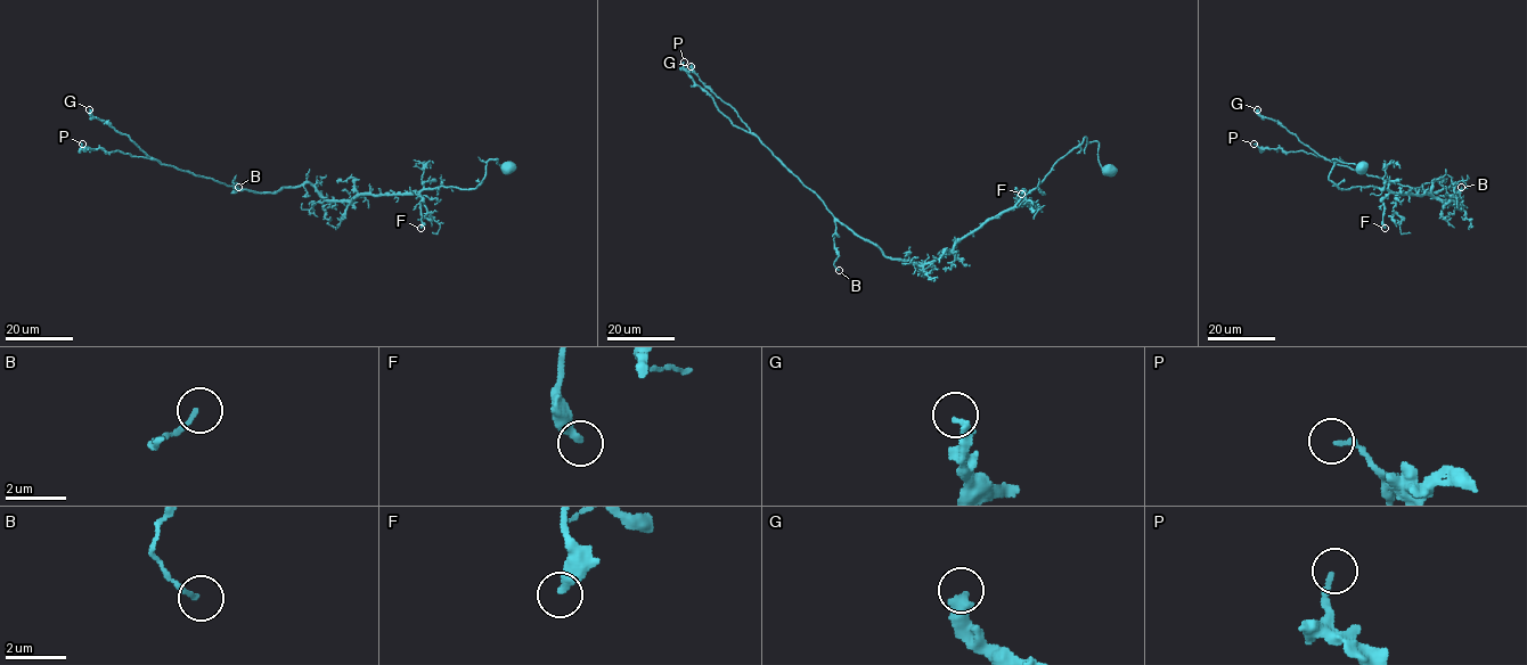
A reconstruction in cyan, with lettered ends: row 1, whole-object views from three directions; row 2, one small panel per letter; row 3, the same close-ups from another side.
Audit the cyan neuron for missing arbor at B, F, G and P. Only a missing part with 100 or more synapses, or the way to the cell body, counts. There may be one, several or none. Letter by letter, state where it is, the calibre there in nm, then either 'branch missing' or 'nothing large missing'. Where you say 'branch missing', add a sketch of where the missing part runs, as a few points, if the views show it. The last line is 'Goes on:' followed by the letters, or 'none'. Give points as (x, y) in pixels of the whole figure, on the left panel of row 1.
B: at (238, 187); 130 nm thick; nothing large missing
F: at (421, 228); 360 nm thick; nothing large missing
G: at (89, 109); 360 nm thick; nothing large missing
P: at (82, 144); 150 nm thick; nothing large missing
Goes on: none

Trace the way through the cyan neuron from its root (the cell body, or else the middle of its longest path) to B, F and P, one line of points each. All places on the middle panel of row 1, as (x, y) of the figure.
B: (1109, 170), (1099, 162), (1099, 144), (1085, 137), (1012, 207), (927, 263), (888, 257), (835, 221), (839, 270)
F: (1109, 170), (1099, 162), (1099, 144), (1088, 142), (1085, 137), (1034, 189), (1021, 197), (1022, 189), (1021, 194)
P: (1109, 170), (1085, 137), (949, 252), (927, 263), (888, 257), (735, 126), (684, 62)

